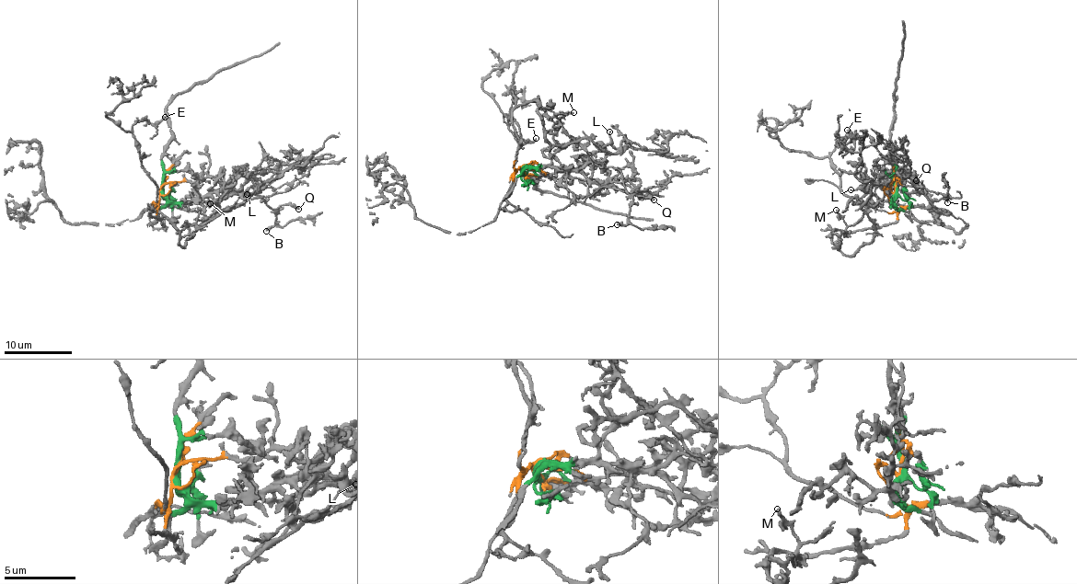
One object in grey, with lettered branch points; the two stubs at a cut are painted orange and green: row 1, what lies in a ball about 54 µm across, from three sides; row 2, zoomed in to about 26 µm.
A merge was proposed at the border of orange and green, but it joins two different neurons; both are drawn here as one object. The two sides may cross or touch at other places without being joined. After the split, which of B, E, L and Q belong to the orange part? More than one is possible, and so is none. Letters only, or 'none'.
E

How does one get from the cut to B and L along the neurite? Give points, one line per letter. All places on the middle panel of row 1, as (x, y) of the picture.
B: (522, 171), (529, 166), (574, 169), (591, 163), (614, 166), (631, 200), (626, 223), (617, 223)
L: (522, 171), (529, 166), (574, 169), (599, 163), (610, 141), (608, 131)

